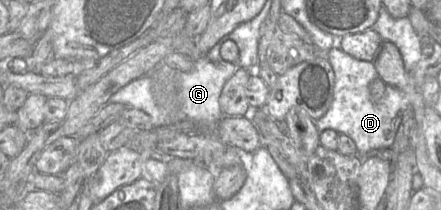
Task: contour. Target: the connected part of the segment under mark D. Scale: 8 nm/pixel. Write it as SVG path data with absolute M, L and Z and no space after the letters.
M338 47L328 51L328 60L335 76L333 100L325 115L316 121L318 131L331 129L349 136L362 159L374 150L391 148L401 118L410 106L407 97L396 87L386 84L383 98L375 103L369 91L370 83L379 78L374 62L358 60Z

